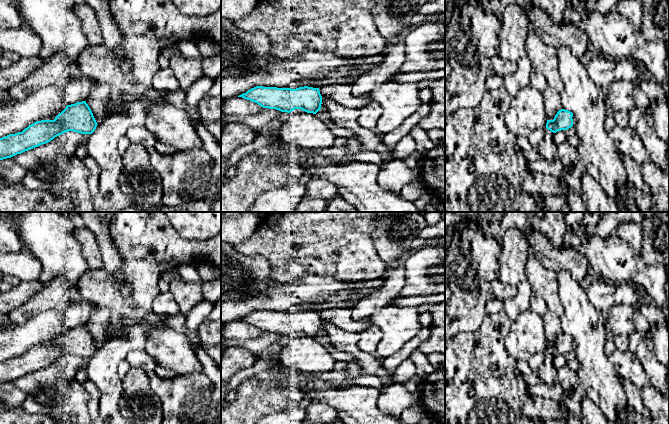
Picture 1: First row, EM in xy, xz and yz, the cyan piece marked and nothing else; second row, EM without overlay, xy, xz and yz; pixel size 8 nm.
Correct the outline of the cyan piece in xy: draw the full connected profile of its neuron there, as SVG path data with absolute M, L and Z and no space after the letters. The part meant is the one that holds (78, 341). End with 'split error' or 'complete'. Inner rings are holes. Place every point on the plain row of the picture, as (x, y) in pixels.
M86 325L67 329L54 344L36 345L22 356L0 362L0 384L46 368L68 355L92 358L97 349Z | complete

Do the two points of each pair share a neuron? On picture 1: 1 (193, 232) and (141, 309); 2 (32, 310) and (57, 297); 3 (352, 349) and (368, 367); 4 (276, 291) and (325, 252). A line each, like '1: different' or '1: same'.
1: different
2: same
3: same
4: different

